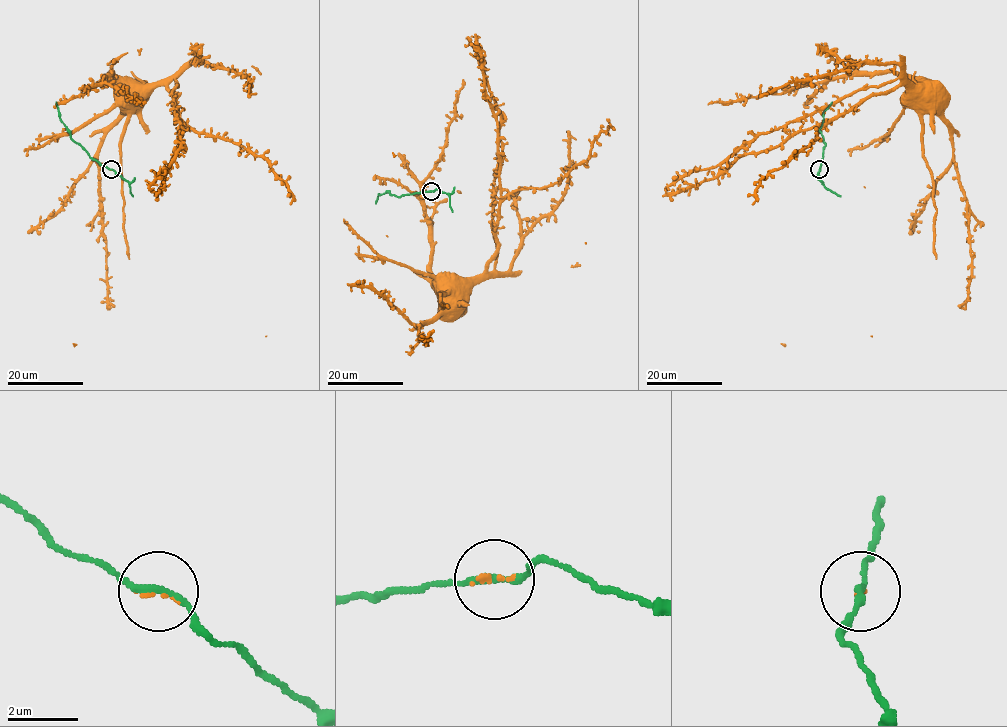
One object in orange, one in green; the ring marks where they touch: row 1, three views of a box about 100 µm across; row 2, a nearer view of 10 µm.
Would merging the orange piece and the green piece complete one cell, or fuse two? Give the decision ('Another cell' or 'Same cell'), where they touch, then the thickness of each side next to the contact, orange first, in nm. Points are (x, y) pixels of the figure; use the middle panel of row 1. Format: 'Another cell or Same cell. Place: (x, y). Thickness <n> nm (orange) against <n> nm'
Same cell. Place: (431, 191). Thickness 110 nm (orange) against 200 nm

